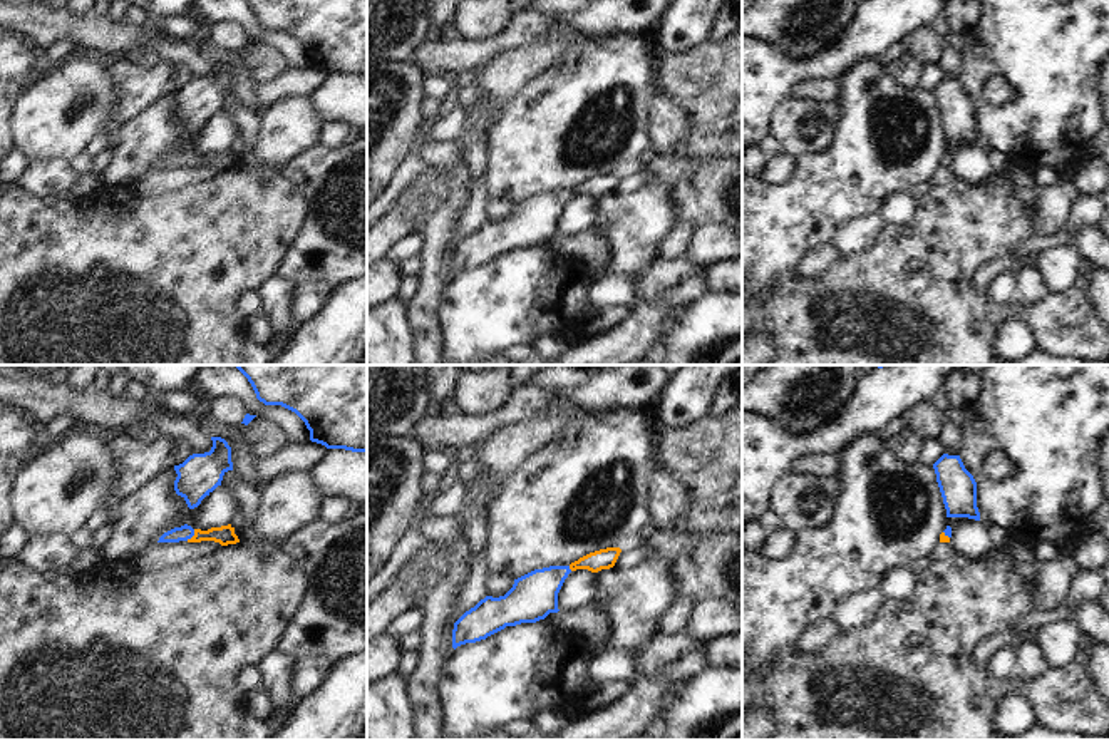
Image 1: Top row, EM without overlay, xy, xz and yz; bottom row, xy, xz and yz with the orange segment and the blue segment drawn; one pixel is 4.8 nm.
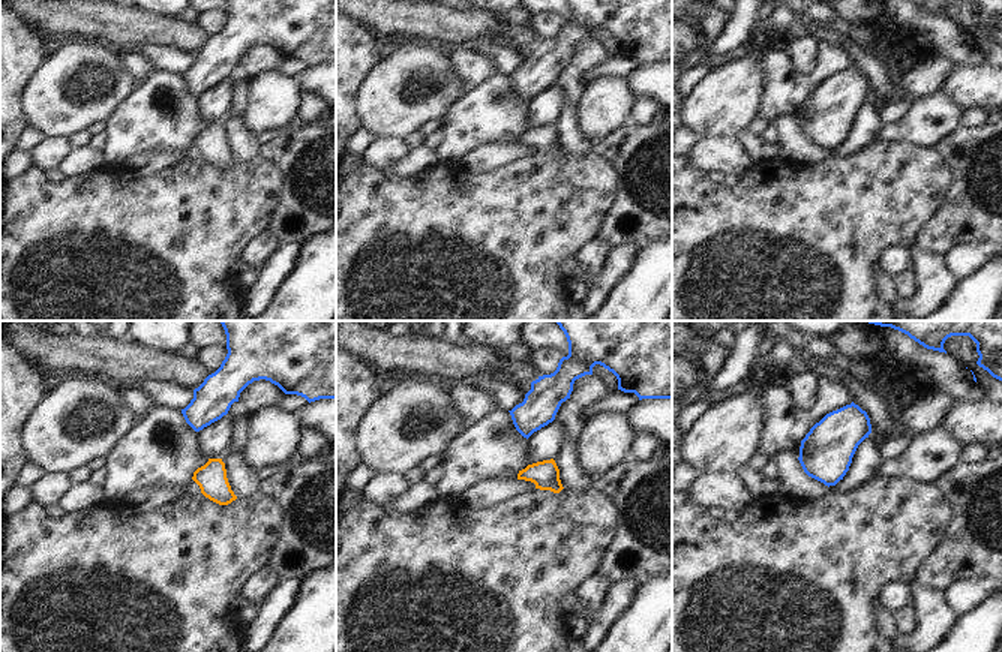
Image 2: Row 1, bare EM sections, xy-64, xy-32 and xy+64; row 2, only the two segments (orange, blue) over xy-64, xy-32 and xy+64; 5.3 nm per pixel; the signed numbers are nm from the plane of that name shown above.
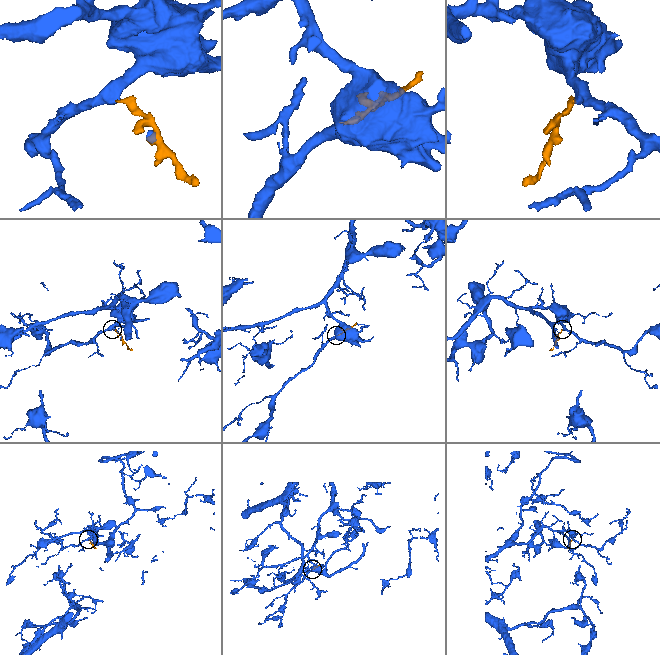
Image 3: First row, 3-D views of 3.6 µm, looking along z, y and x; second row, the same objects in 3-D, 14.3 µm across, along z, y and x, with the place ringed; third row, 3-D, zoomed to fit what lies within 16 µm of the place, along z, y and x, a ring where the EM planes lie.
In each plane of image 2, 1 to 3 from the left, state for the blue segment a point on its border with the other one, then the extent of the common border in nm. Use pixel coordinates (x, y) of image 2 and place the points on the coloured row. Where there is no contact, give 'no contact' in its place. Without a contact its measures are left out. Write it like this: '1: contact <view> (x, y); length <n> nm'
1: no contact
2: no contact
3: no contact

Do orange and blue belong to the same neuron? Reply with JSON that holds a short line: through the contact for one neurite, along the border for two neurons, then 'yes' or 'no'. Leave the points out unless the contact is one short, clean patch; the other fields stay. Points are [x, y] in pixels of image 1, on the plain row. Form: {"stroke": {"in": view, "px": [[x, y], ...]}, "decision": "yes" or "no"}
{"stroke": {"in": "xy", "px": [[225, 159], [193, 161], [183, 158]]}, "decision": "yes"}

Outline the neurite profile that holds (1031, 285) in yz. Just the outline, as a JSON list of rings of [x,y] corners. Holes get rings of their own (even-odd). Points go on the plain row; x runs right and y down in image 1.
[[[1032,265],[1020,266],[1017,270],[1017,301],[1022,305],[1037,301],[1049,295],[1039,268]]]

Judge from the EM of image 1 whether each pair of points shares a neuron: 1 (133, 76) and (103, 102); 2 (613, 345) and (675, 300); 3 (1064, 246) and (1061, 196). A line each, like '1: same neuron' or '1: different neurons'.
1: different neurons
2: same neuron
3: different neurons

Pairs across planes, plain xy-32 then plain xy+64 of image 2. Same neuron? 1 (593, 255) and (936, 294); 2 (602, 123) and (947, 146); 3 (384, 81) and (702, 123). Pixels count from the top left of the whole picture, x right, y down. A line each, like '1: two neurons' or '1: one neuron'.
1: one neuron
2: two neurons
3: one neuron

